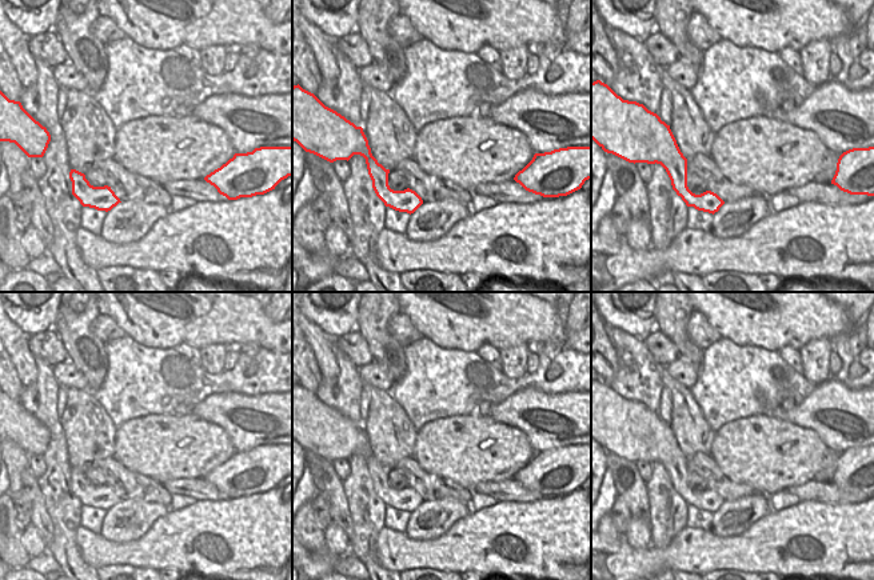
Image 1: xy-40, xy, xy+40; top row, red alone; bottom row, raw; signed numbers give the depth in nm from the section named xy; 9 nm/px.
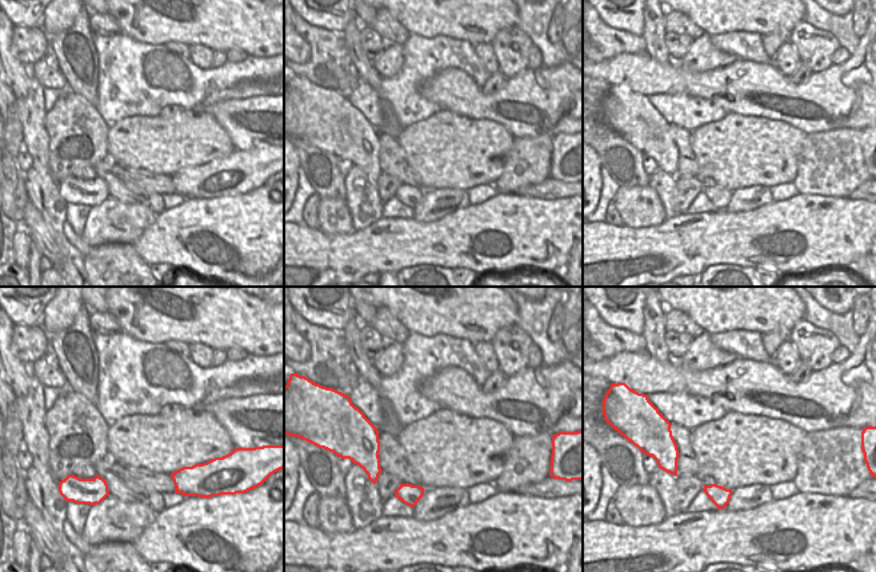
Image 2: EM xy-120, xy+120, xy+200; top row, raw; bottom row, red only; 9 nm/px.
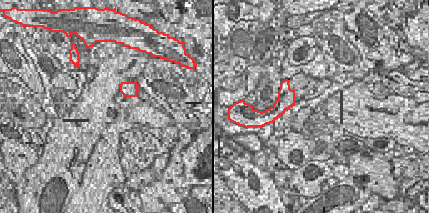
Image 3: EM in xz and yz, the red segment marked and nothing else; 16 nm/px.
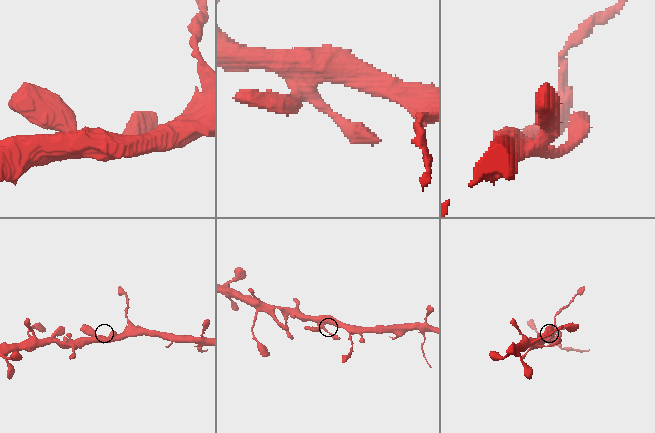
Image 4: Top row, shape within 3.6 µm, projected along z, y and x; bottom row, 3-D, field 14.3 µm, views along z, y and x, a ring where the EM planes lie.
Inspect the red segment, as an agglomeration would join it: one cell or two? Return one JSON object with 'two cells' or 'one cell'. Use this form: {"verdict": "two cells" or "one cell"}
{"verdict": "one cell"}

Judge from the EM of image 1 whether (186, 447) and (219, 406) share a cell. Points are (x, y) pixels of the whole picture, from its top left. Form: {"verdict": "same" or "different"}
{"verdict": "different"}

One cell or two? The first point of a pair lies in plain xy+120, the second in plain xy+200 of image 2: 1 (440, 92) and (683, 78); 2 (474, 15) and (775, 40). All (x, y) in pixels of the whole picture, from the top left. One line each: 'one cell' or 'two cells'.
1: one cell
2: two cells

